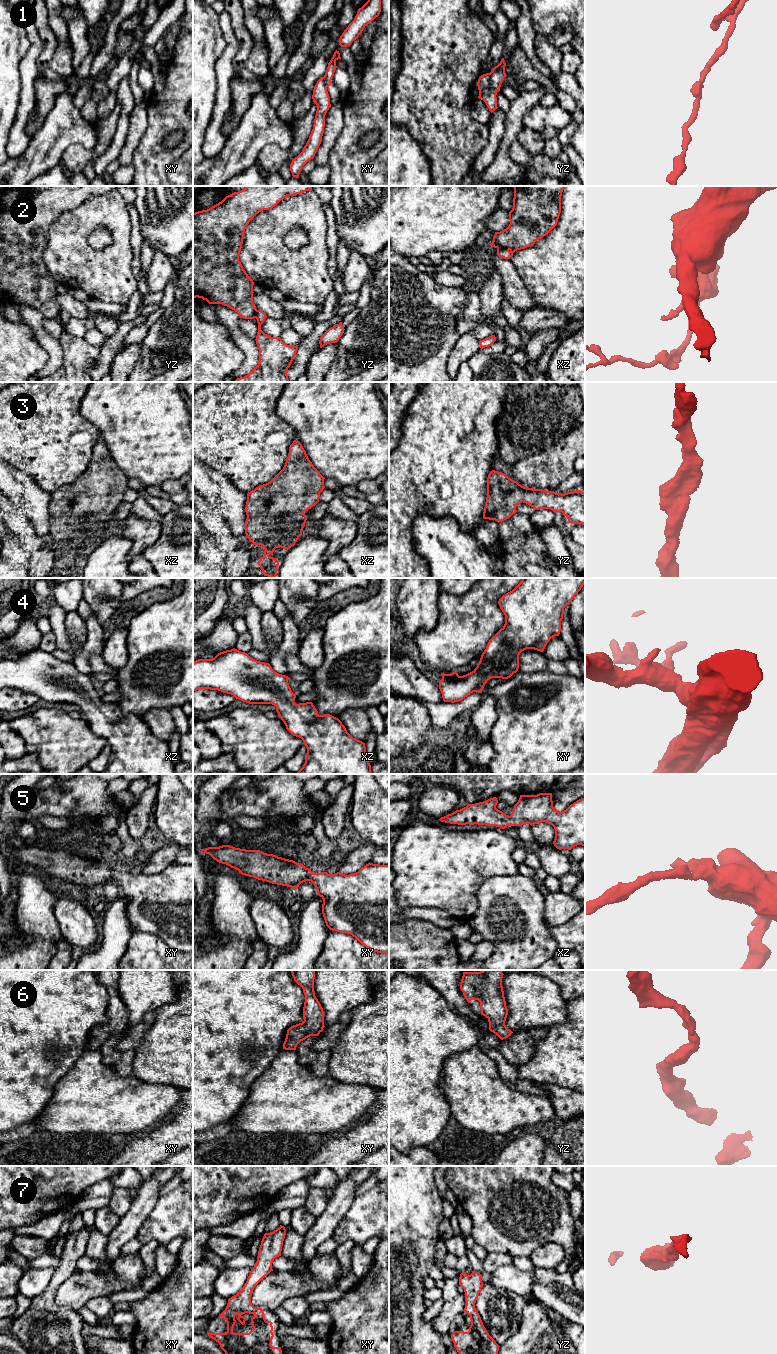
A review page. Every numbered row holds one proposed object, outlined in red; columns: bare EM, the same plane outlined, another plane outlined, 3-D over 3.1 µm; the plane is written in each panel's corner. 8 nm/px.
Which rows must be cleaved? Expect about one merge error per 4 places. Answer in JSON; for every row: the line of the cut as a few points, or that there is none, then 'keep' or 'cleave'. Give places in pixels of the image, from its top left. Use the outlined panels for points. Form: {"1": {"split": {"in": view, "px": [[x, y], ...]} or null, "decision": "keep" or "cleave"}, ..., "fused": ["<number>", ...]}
{"1": {"split": {"in": "yz", "px": [[487, 73], [490, 79], [490, 86], [496, 92]]}, "decision": "cleave"}, "2": {"split": {"in": "xz", "px": [[497, 248], [506, 248], [508, 250]]}, "decision": "cleave"}, "3": {"split": null, "decision": "keep"}, "4": {"split": null, "decision": "keep"}, "5": {"split": null, "decision": "keep"}, "6": {"split": null, "decision": "keep"}, "7": {"split": null, "decision": "keep"}, "fused": ["1", "2"]}

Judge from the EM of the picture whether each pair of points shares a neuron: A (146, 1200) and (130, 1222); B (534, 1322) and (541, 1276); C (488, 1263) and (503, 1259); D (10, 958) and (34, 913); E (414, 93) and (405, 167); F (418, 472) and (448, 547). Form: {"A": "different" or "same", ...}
{"A": "same", "B": "different", "C": "same", "D": "same", "E": "different", "F": "different"}

